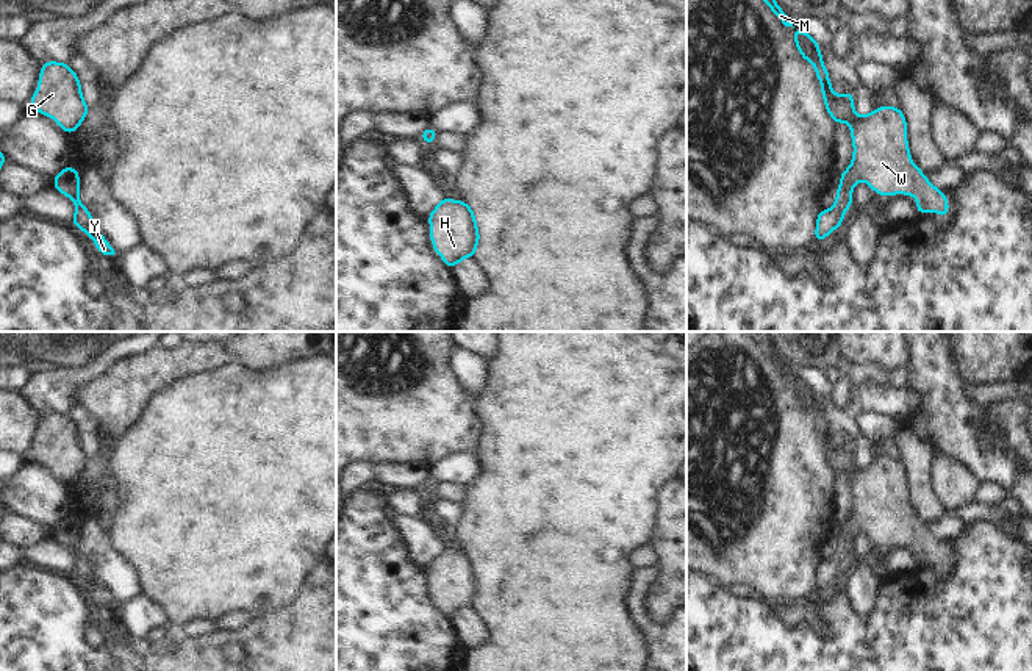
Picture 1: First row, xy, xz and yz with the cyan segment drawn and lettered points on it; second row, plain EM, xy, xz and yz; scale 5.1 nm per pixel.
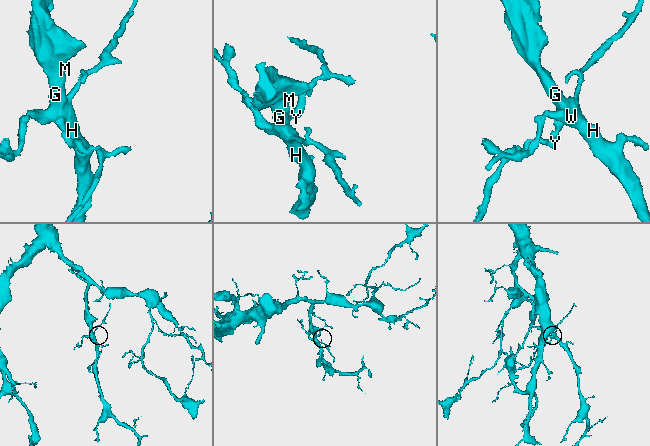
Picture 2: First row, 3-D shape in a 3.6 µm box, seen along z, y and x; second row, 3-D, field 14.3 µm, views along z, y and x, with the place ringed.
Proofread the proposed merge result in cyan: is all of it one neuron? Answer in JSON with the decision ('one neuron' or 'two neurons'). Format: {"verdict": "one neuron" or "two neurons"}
{"verdict": "one neuron"}

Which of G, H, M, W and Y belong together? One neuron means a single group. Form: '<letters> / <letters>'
G H M W Y

